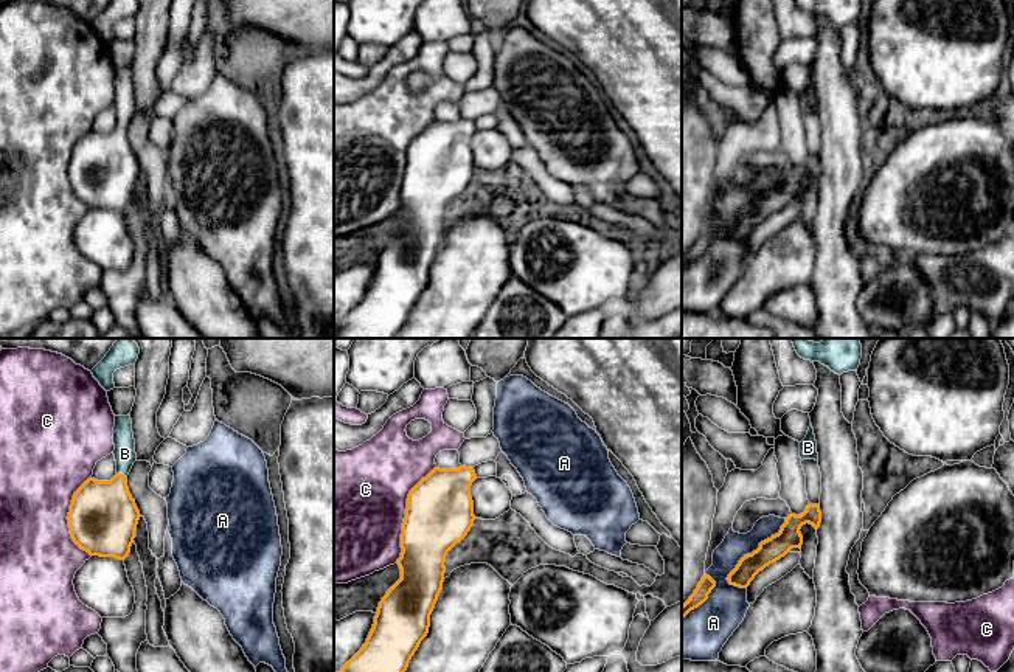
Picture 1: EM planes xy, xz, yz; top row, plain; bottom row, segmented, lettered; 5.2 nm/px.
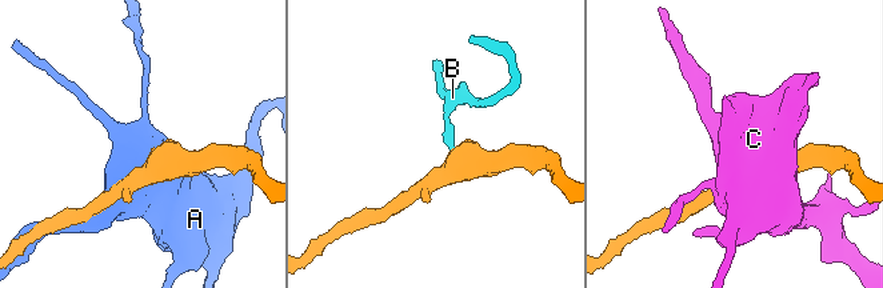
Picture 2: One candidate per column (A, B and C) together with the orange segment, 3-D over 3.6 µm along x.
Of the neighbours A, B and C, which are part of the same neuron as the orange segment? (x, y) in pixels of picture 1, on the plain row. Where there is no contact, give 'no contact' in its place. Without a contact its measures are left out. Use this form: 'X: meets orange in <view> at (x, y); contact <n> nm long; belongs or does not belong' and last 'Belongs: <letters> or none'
A: meets orange in yz at (753, 204); contact 460 nm long; does not belong
B: meets orange in xy at (123, 128); contact 70 nm long; does not belong
C: meets orange in xz at (406, 166); contact 550 nm long; does not belong
Belongs: none

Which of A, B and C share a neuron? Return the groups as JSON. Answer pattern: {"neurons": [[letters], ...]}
{"neurons": [["A"], ["B"], ["C"]]}

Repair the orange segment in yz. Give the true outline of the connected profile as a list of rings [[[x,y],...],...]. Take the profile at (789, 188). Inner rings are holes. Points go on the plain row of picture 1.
[[[807,157],[806,163],[800,168],[790,166],[780,185],[759,196],[759,200],[752,206],[744,208],[736,220],[728,227],[730,237],[747,241],[755,228],[770,216],[780,213],[792,200],[803,197],[803,188],[800,185],[803,177],[812,177],[815,182],[821,175],[821,163],[818,157]]]

